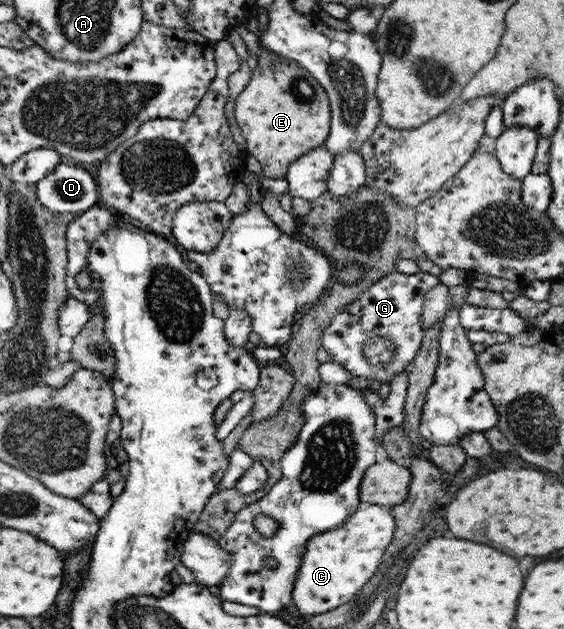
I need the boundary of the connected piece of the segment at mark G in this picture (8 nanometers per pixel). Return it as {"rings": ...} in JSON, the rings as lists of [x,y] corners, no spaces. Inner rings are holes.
{"rings":[[[399,271],[385,275],[374,287],[362,293],[329,322],[329,326],[321,334],[323,349],[329,351],[329,355],[333,355],[332,362],[342,366],[352,377],[363,377],[367,381],[381,381],[387,384],[393,375],[409,370],[415,359],[424,335],[421,311],[425,303],[425,293],[439,282],[437,276],[423,271],[413,275]],[[375,336],[389,338],[395,345],[395,357],[387,366],[381,368],[371,368],[367,359],[363,357],[365,342]]]}

